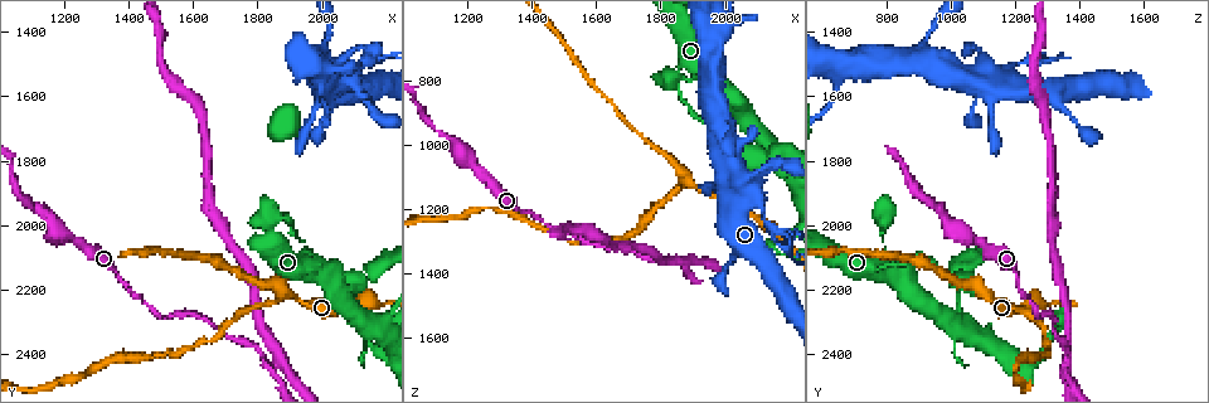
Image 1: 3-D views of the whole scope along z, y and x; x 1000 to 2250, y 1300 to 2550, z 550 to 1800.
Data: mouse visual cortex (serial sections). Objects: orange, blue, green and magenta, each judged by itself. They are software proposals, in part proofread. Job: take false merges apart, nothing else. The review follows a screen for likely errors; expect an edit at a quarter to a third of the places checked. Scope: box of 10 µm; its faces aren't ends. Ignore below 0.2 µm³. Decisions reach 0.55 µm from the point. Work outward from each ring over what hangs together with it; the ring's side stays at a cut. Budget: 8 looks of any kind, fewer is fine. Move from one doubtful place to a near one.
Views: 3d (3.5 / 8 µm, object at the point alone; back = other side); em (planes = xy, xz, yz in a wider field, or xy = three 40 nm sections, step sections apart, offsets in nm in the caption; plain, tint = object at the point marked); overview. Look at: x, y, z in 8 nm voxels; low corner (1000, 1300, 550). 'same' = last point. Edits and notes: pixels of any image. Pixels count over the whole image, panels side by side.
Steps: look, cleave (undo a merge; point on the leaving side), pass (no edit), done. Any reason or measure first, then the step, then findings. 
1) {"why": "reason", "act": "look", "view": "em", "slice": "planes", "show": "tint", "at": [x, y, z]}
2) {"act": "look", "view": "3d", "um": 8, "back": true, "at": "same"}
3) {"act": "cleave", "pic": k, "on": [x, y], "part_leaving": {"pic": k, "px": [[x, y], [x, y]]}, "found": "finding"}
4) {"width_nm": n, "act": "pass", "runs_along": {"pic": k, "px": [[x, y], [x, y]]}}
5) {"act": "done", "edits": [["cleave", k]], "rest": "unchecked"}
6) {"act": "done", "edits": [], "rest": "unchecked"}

{"act": "look", "view": "3d", "um": 3.5, "at": [2170, 2330, 1030]}

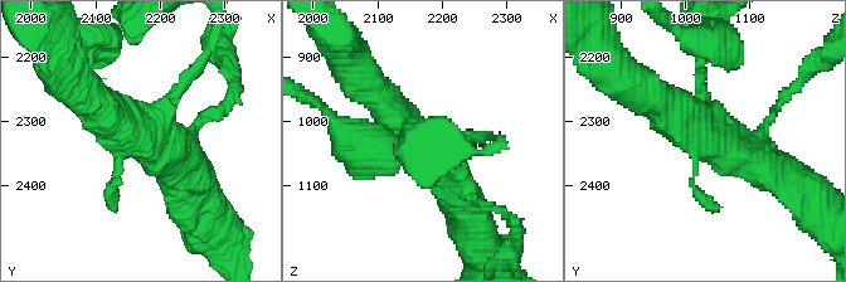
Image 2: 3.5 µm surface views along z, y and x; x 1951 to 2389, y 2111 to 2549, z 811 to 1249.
{"act": "look", "view": "em", "slice": "xy", "step": 5, "show": "tint", "at": [2175, 2330, 1040]}

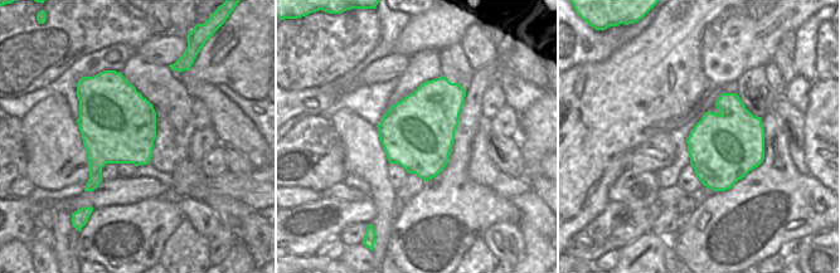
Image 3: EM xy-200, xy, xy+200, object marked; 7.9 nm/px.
{"width_nm": 600, "act": "pass", "runs_along": {"pic": 2, "px": [[370, 91], [447, 171], [463, 207]]}, "found": "one cell here"}

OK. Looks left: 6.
{"why": "a fork", "act": "look", "view": "3d", "um": 8, "at": [1890, 2220, 1120]}

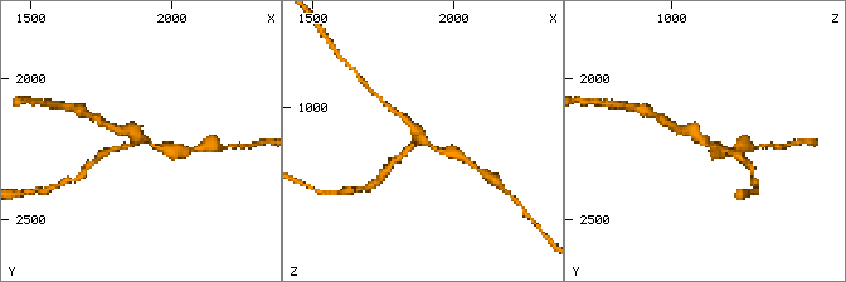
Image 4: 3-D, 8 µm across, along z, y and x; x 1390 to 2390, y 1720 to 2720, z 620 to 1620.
{"act": "look", "view": "3d", "um": 3.5, "back": true, "at": "same"}

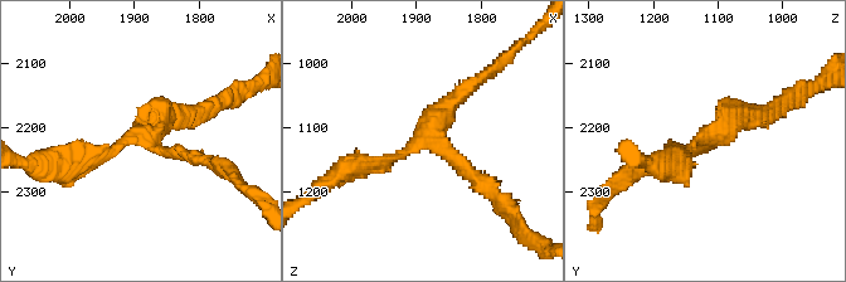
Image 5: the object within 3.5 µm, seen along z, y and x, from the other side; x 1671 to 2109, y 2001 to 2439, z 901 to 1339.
{"why": "shape alone is not enough", "act": "look", "view": "em", "slice": "xy", "step": 2, "show": "tint", "at": [1885, 2215, 1115]}

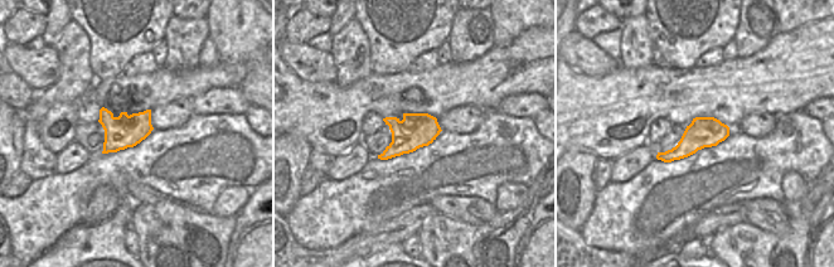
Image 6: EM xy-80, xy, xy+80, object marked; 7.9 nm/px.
{"act": "pass", "runs_along": {"pic": 5, "px": [[353, 165], [429, 139], [484, 190]]}, "found": "continuous, no second cell"}

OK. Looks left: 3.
{"act": "look", "view": "3d", "um": 3.5, "back": true, "at": [1830, 2430, 1360]}

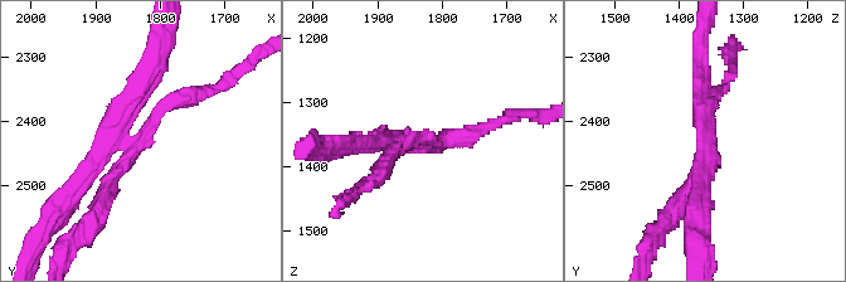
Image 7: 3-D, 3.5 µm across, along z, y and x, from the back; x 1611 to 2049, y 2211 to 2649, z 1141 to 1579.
{"why": "shape alone is not enough", "act": "look", "view": "em", "slice": "planes", "show": "tint", "at": [1825, 2425, 1355]}

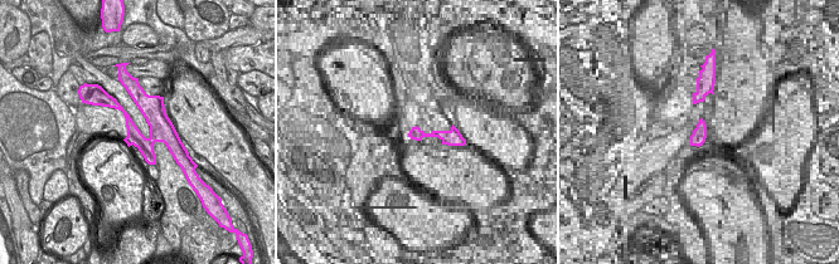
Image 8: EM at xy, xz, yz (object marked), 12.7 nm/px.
{"width_nm": 220, "act": "cleave", "pic": 7, "on": [122, 97], "border": {"pic": 8, "px": [[150, 132], [154, 143]]}, "found": "a second cell is stuck on"}

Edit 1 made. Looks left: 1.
{"act": "done", "edits": [["cleave", 7]], "rest": "unchecked"}

